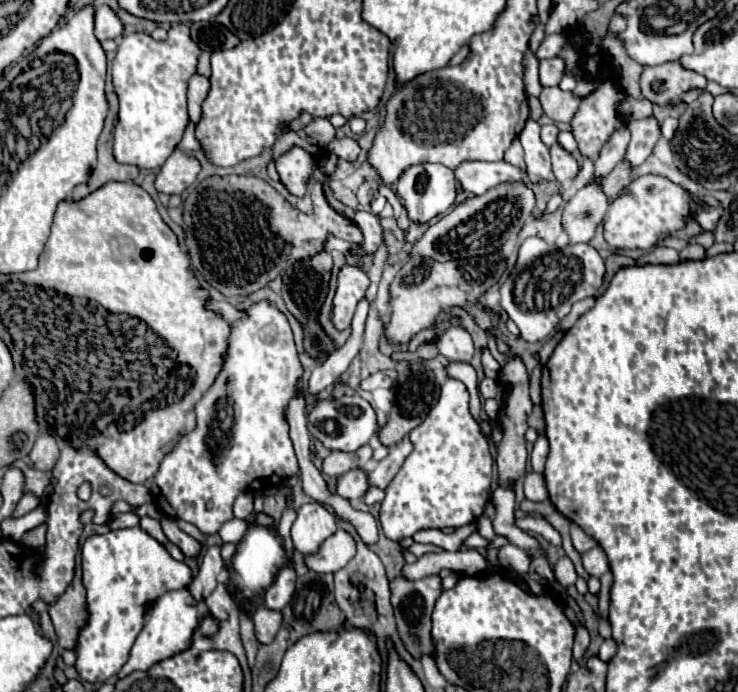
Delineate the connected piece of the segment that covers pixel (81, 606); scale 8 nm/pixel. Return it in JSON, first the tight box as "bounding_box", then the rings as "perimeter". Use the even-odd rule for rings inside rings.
{"bounding_box":[49,566,85,648],"perimeter":[[[79,566],[67,590],[57,598],[57,602],[49,604],[49,616],[53,620],[59,646],[75,648],[77,630],[85,624],[85,588],[81,584]]]}

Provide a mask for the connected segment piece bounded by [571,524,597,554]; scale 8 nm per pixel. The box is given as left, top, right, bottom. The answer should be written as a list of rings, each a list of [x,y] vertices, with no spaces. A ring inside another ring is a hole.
[[[571,524],[571,538],[573,538],[573,546],[577,548],[579,554],[583,554],[583,552],[591,550],[593,546],[597,546],[597,542],[591,536],[587,536],[577,524]]]

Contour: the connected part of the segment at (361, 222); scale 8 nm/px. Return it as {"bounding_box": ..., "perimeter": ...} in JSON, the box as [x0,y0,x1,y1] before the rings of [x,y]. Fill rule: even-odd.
{"bounding_box":[351,210,383,256],"perimeter":[[[359,210],[359,212],[355,212],[353,222],[363,232],[363,242],[357,244],[351,250],[351,254],[355,254],[355,256],[373,256],[379,250],[381,242],[383,242],[383,238],[381,238],[383,236],[383,228],[381,228],[377,216],[373,216],[371,212]]]}

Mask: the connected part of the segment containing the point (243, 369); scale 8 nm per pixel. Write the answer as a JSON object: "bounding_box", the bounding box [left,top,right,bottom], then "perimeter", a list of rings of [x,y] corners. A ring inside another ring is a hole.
{"bounding_box":[153,300,303,536],"perimeter":[[[261,300],[243,310],[243,318],[231,322],[229,328],[223,368],[213,386],[195,404],[195,430],[181,436],[153,478],[169,502],[169,506],[157,508],[165,516],[195,524],[205,536],[217,534],[221,524],[233,518],[231,506],[241,492],[275,488],[287,476],[299,472],[297,456],[289,440],[289,426],[281,414],[293,396],[297,378],[303,374],[287,316],[273,302]],[[227,402],[235,406],[229,446],[221,460],[207,460],[205,436],[211,430],[213,410]]]}

